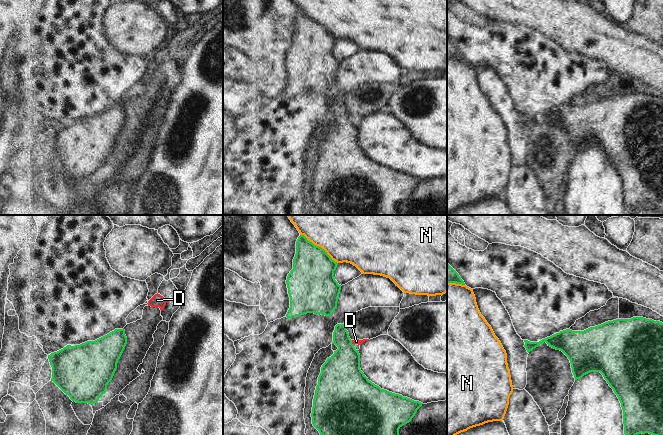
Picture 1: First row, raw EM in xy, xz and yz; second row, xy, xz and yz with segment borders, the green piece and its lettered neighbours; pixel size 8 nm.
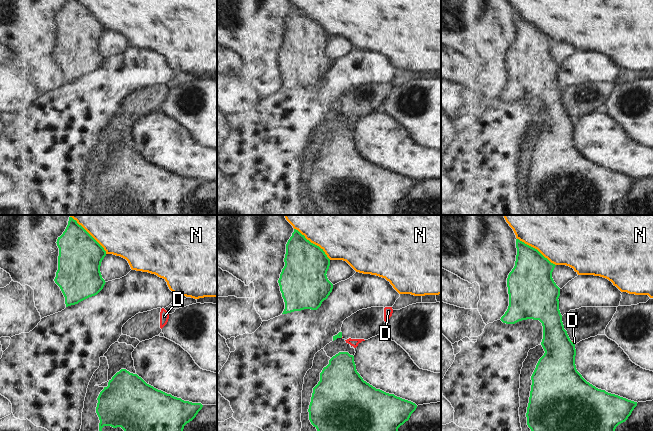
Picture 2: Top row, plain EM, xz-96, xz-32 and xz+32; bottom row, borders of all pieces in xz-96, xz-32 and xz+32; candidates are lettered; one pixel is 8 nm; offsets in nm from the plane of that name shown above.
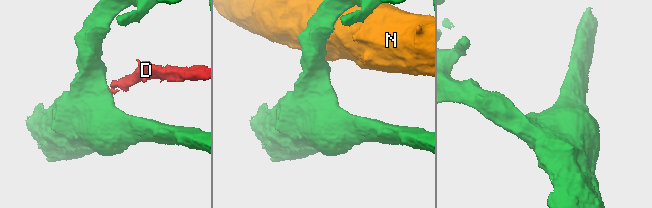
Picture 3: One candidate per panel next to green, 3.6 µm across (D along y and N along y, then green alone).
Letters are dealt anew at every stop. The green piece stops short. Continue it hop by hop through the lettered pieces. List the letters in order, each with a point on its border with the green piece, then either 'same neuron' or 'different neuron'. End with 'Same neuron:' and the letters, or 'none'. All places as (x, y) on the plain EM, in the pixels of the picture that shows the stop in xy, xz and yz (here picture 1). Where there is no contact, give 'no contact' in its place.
D: xz (351, 118) | different neuron
N: xz (318, 22) | different neuron
Same neuron: none

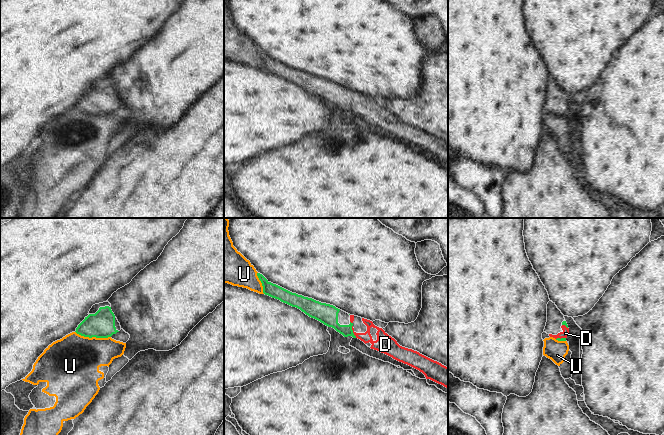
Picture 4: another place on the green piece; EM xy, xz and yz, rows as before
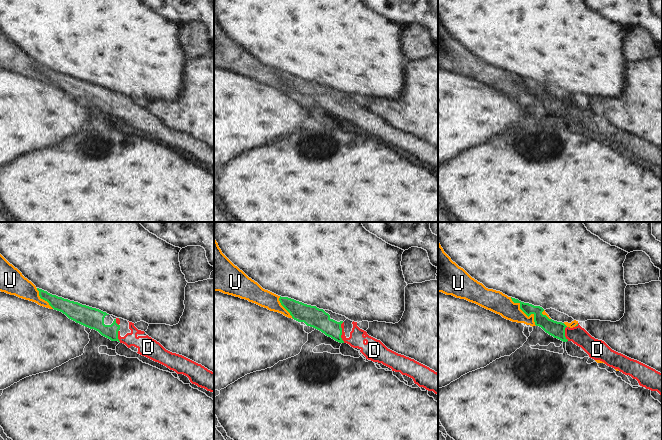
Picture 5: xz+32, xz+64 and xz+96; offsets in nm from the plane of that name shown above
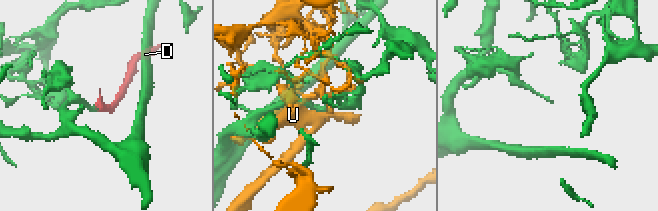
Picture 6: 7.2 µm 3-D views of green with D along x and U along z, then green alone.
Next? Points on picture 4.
D: xz (352, 107) | same neuron
U: xy (93, 112) | different neuron
Same neuron: D

